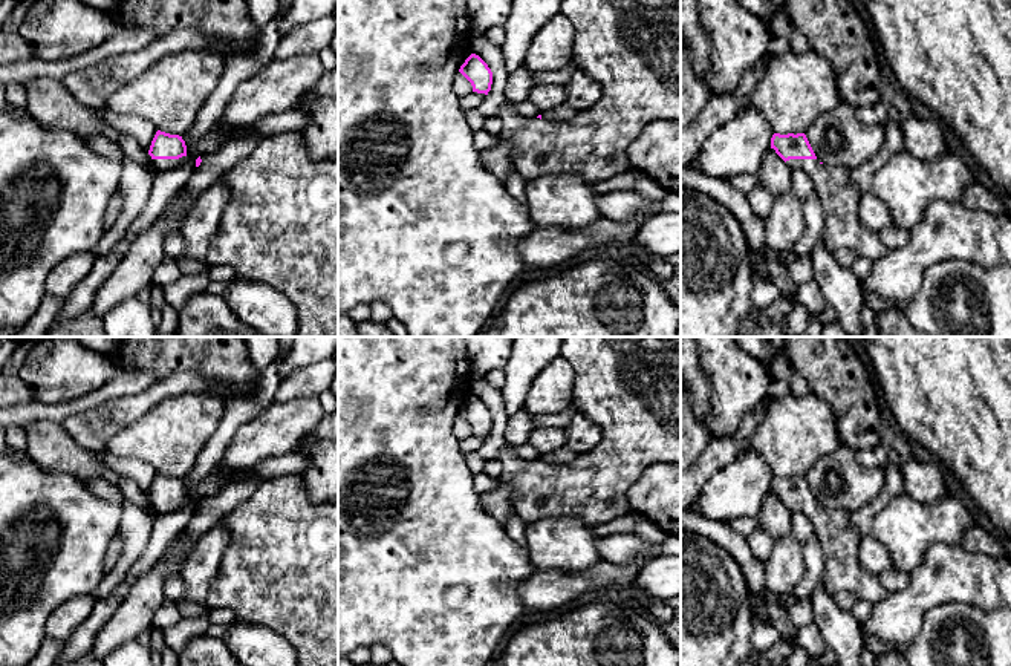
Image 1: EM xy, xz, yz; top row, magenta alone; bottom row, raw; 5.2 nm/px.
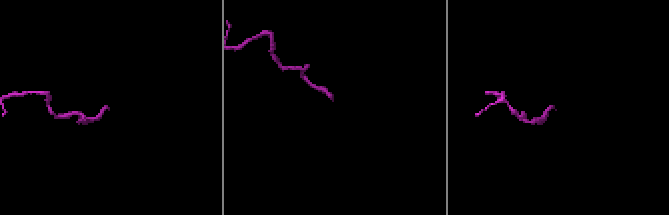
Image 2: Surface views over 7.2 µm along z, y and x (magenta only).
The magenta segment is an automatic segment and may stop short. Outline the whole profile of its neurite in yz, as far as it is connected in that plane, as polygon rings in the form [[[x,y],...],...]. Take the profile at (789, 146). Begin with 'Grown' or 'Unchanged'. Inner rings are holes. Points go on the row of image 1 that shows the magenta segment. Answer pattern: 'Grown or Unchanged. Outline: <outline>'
Grown. Outline: [[[774,133],[771,149],[791,167],[805,170],[818,194],[824,230],[823,240],[832,253],[850,250],[876,262],[884,257],[887,248],[878,233],[860,224],[858,204],[861,193],[852,185],[852,170],[821,164],[805,133]]]

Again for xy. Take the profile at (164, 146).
Grown. Outline: [[[158,130],[148,155],[158,170],[171,170],[187,161],[187,145],[182,136]]]

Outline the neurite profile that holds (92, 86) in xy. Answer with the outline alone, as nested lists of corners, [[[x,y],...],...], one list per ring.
[[[173,31],[138,51],[112,55],[98,64],[70,72],[61,83],[81,104],[101,109],[121,86],[136,80],[153,61],[188,49],[210,49],[208,37],[199,31]]]

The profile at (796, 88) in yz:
[[[814,51],[771,55],[753,98],[753,106],[780,135],[805,133],[817,115],[840,103],[835,72]]]

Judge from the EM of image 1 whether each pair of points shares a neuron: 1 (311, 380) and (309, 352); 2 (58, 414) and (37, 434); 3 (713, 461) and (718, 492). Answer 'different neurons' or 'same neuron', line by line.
1: different neurons
2: different neurons
3: different neurons

